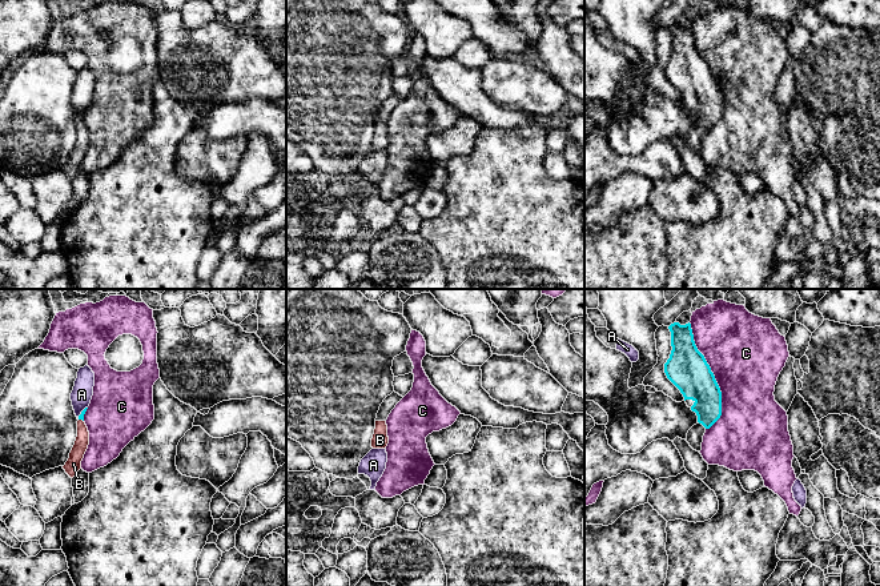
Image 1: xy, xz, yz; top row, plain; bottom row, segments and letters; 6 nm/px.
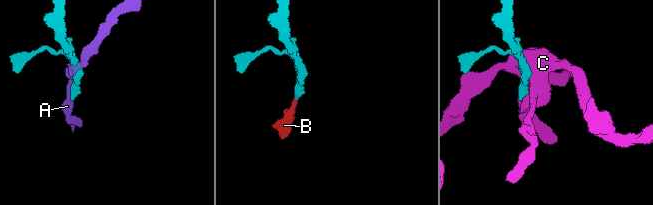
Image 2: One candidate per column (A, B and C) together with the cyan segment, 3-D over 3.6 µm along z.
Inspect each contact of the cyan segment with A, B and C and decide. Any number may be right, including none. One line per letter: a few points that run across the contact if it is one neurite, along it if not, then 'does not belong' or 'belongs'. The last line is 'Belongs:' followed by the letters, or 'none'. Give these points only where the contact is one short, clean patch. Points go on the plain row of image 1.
A: does not belong
B: line xy (81, 117), (81, 120), (81, 144); belongs
C: does not belong
Belongs: B

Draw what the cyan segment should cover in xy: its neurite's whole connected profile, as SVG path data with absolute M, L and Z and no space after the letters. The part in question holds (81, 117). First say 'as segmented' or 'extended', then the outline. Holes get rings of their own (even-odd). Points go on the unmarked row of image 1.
extended; M85 109L81 113L81 116L79 117L77 139L76 139L75 146L69 154L69 160L65 164L65 166L63 168L63 170L71 180L73 180L81 170L81 162L83 162L84 156L89 146L89 133L84 124L84 116L85 116L87 111L88 109Z

